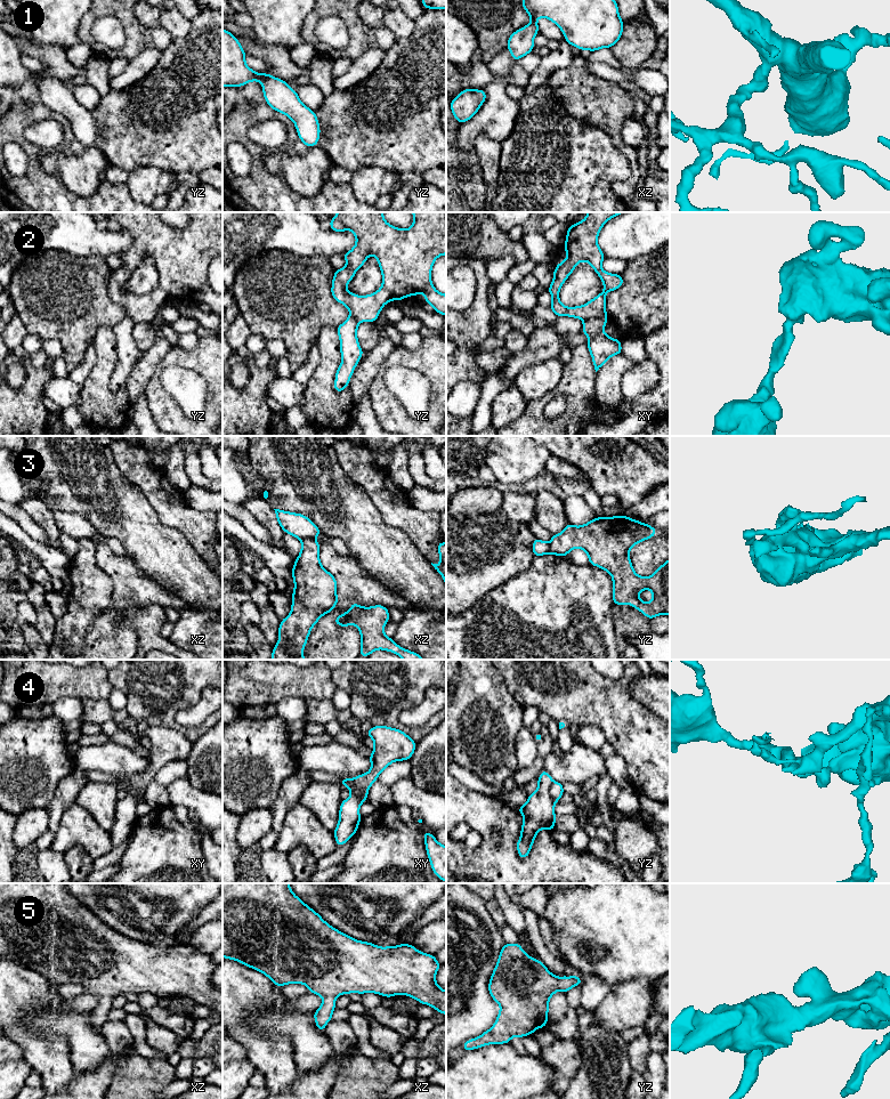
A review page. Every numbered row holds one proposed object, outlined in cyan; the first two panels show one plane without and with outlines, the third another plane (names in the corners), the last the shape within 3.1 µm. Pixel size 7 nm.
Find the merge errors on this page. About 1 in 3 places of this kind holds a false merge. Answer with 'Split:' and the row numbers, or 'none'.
Split: 2, 3, 4

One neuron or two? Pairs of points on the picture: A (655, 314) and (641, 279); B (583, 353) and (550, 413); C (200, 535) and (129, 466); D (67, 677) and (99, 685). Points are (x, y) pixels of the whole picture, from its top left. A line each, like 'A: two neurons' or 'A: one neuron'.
A: one neuron
B: two neurons
C: one neuron
D: one neuron

